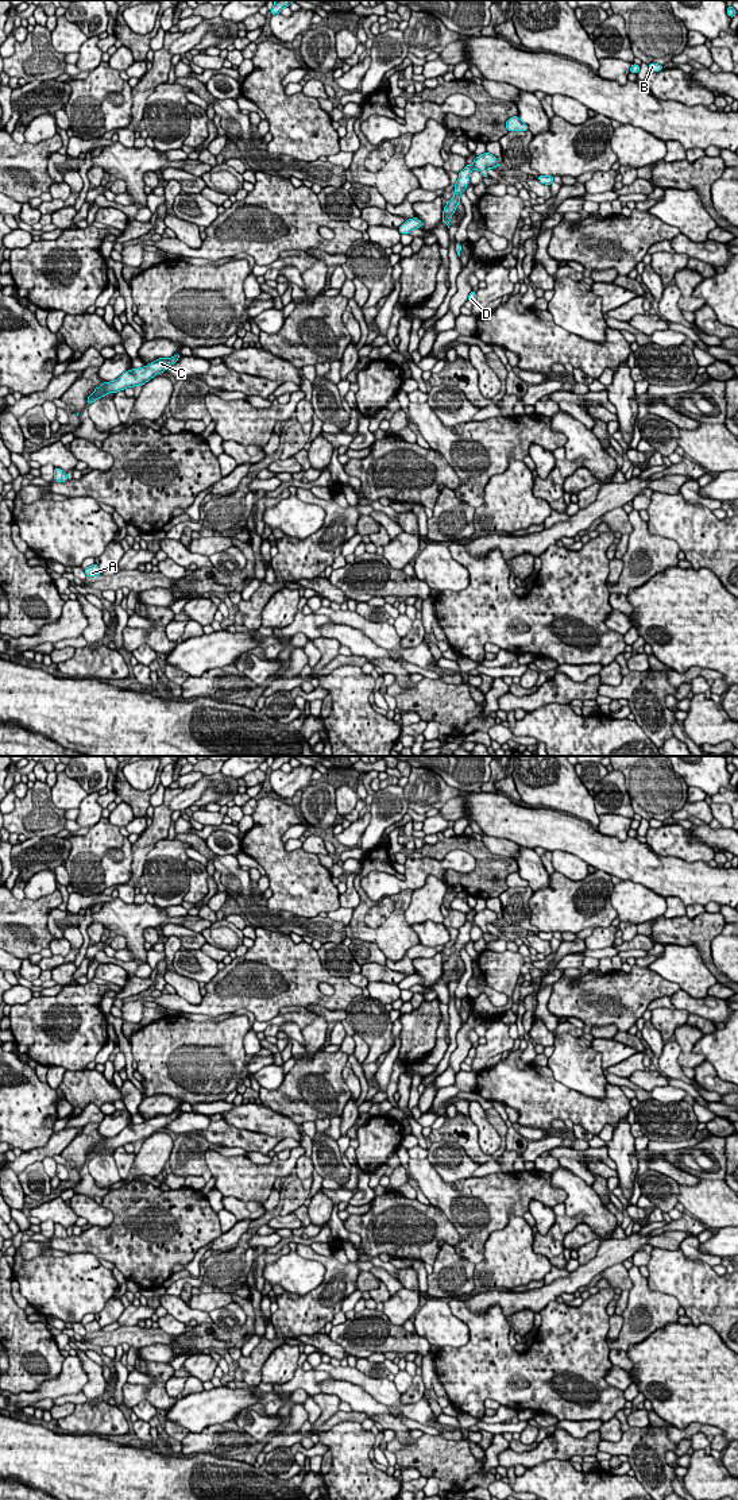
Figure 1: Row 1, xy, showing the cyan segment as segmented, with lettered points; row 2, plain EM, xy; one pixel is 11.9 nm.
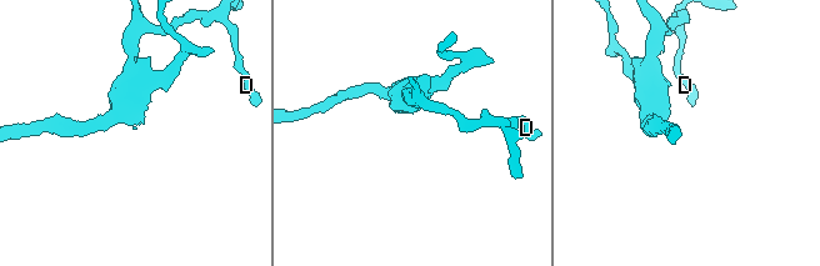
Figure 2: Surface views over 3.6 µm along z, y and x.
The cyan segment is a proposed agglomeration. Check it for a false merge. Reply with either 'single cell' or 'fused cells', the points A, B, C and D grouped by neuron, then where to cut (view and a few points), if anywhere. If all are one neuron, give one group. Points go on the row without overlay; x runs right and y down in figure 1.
single cell | A B C D | no cut

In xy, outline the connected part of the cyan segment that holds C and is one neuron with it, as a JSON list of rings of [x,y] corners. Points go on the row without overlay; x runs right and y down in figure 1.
[[[175,1110],[169,1115],[159,1114],[144,1123],[134,1123],[132,1126],[123,1129],[116,1137],[101,1140],[88,1153],[88,1161],[94,1158],[97,1154],[107,1152],[108,1149],[117,1149],[119,1146],[124,1146],[128,1142],[134,1144],[138,1141],[144,1141],[157,1130],[165,1129],[165,1126],[175,1119],[179,1113],[181,1110]]]

